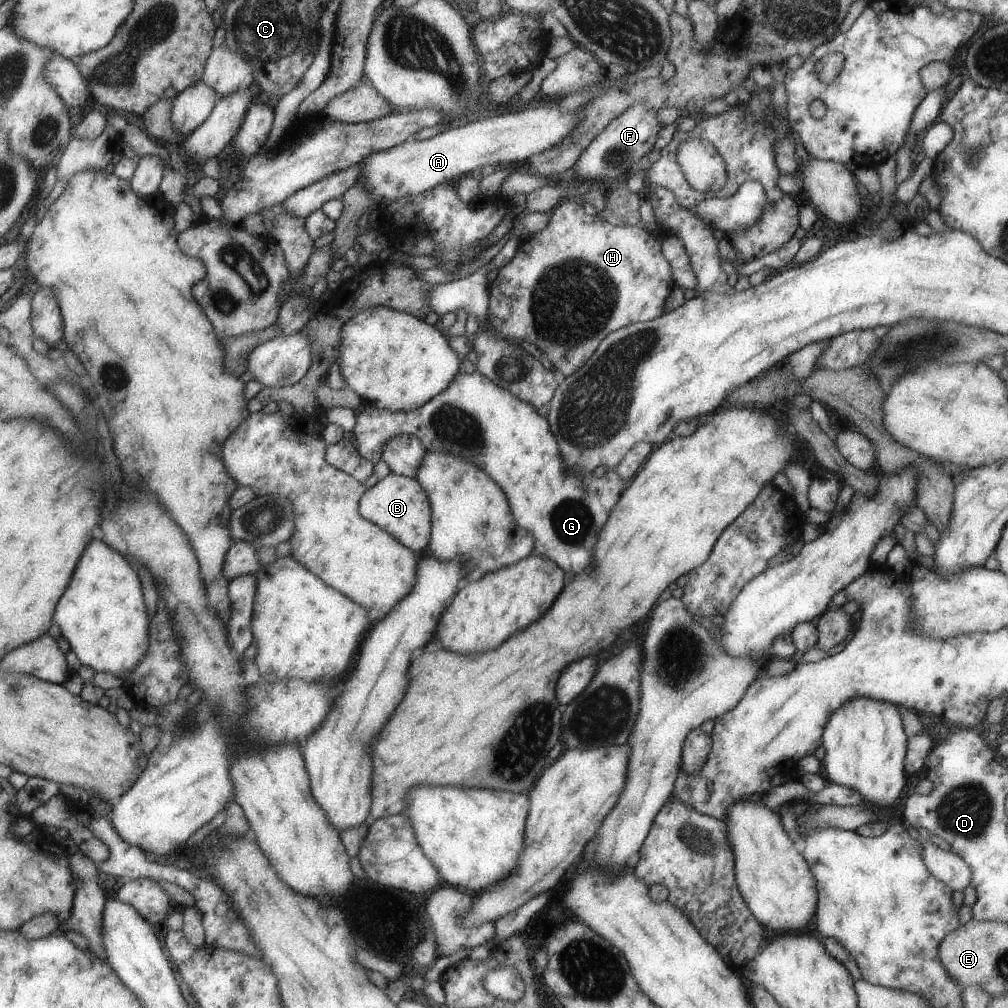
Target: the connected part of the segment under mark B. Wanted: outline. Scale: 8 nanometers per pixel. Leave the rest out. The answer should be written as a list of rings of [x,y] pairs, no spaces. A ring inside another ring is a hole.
[[[387,474],[383,480],[378,480],[374,486],[363,492],[358,512],[365,520],[391,534],[397,542],[401,542],[405,548],[409,548],[417,555],[428,545],[431,532],[431,506],[423,488],[414,478]]]

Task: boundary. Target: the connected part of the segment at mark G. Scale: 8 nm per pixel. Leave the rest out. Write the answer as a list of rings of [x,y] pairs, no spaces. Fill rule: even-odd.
[[[475,369],[471,374],[457,371],[449,386],[437,396],[427,400],[417,410],[387,411],[366,405],[356,414],[356,422],[350,438],[356,446],[357,453],[373,465],[381,458],[381,447],[399,434],[415,436],[427,452],[445,452],[473,464],[485,472],[505,494],[513,519],[519,528],[527,530],[533,536],[532,551],[547,558],[563,573],[577,574],[591,566],[591,548],[597,542],[601,528],[605,526],[615,502],[625,490],[623,478],[615,468],[602,468],[591,474],[579,476],[567,471],[567,466],[557,452],[557,444],[551,438],[549,424],[537,414],[536,409],[527,402],[522,402],[499,386],[495,386]]]

